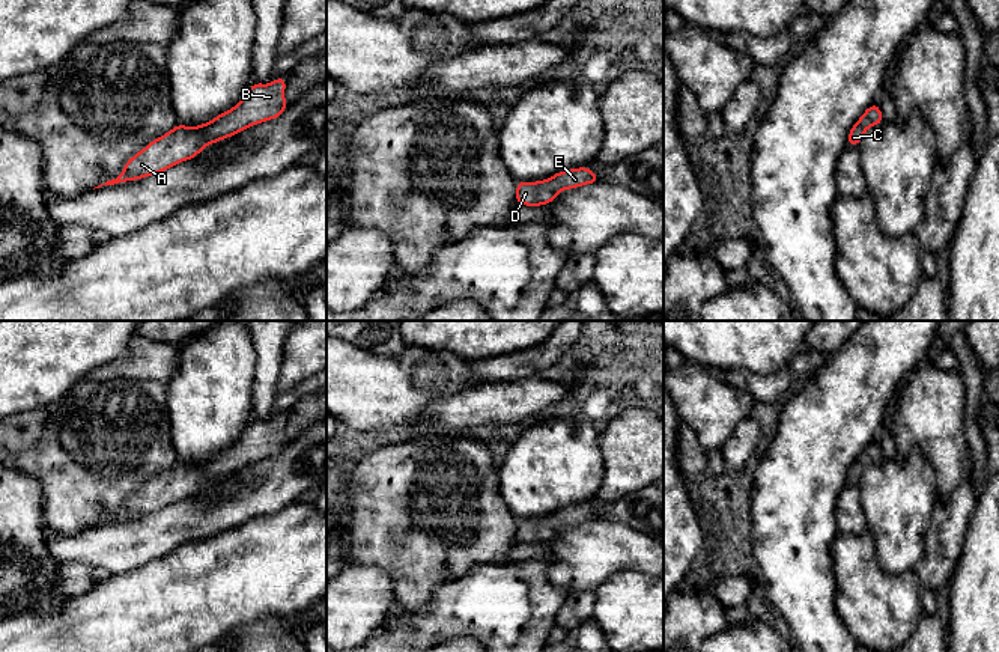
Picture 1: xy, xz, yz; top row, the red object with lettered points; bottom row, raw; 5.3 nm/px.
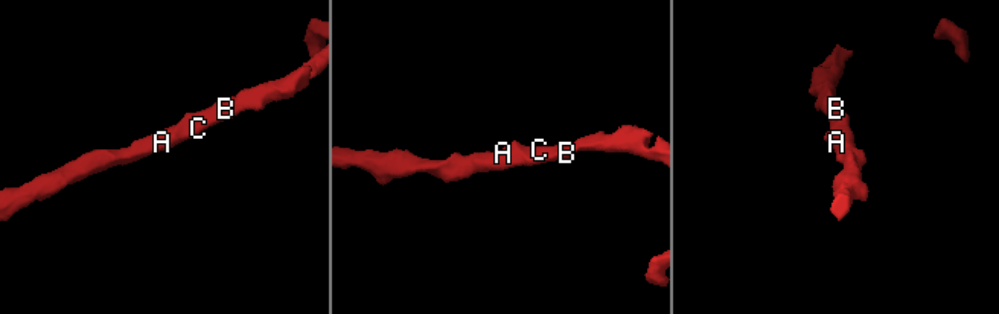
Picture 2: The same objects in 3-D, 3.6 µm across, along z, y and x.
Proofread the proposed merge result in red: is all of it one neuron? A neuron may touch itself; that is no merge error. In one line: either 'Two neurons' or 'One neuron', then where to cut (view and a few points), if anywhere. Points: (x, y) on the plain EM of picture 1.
One neuron. No split

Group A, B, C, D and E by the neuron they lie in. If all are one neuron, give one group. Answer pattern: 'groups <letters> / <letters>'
groups A B C D E

